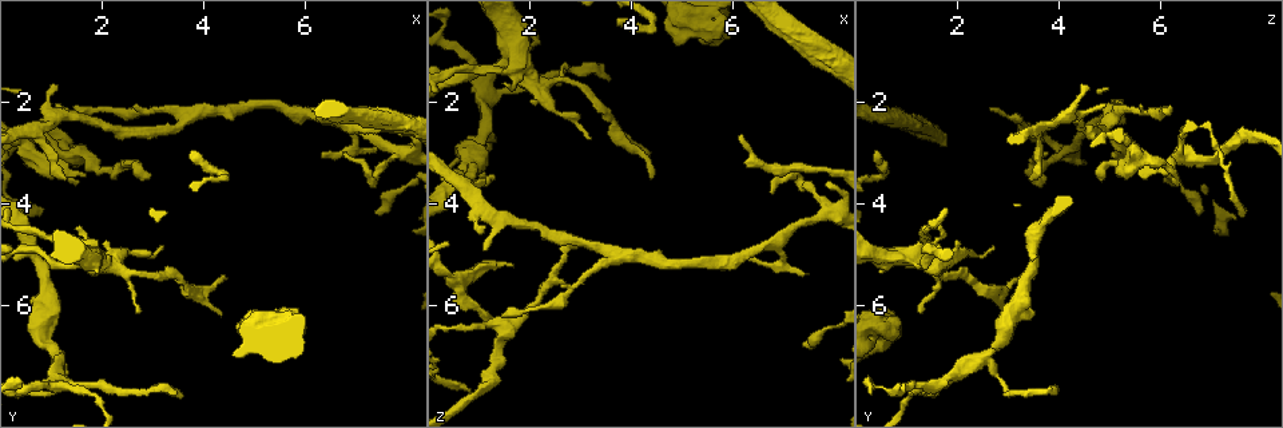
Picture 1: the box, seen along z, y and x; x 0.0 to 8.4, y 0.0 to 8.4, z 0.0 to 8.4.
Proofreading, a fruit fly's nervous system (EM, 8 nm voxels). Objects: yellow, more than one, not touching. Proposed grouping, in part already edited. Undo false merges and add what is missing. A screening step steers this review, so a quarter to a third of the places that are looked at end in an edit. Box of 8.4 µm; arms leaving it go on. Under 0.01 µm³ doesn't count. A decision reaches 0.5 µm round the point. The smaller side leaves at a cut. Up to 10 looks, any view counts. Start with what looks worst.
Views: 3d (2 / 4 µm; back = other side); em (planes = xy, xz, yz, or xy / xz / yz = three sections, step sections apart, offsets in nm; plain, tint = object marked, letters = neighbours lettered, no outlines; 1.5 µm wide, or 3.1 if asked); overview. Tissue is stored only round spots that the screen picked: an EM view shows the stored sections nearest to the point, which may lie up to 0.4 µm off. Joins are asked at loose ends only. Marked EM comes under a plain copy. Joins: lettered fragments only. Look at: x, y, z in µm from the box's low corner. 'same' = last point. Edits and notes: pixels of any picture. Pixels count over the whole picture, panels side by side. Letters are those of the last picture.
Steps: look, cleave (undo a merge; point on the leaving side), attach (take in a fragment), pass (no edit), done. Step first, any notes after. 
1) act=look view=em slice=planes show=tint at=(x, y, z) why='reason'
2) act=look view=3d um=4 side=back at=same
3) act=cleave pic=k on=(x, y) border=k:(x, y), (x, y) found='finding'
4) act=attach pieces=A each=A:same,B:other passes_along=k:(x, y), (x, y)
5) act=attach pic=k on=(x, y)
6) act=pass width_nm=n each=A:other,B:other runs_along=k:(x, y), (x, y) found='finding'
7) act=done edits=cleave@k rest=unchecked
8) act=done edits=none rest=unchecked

act=look view=3d um=2 at=(2.95, 3.45, 4.75) why='tapers out'

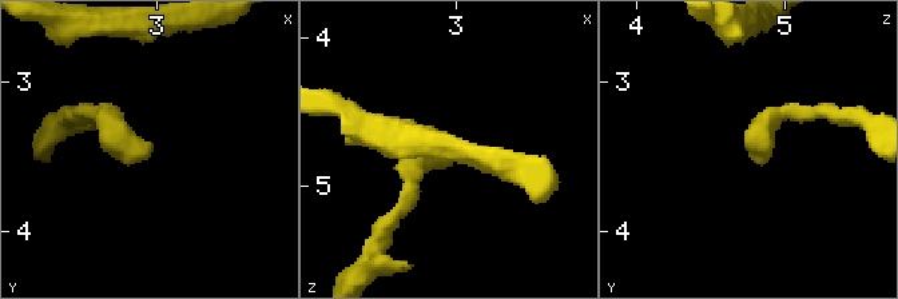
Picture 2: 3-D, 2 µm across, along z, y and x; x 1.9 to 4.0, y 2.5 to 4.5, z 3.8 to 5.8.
act=look view=em slice=yz step=8 show=letters at=(2.94, 3.44, 4.78) why='need the tissue'

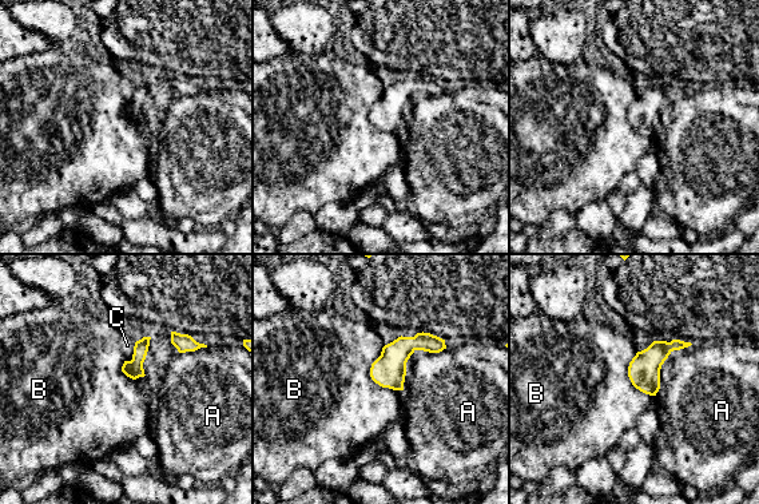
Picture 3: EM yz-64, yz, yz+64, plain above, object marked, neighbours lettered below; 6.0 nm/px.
act=pass each=A:other,B:other,C:other border=3:(384, 346), (370, 377), (401, 391) found='no lettered fragment goes on from it'

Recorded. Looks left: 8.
act=look view=3d um=2 at=(1.45, 2.05, 6.15) why='thin end'

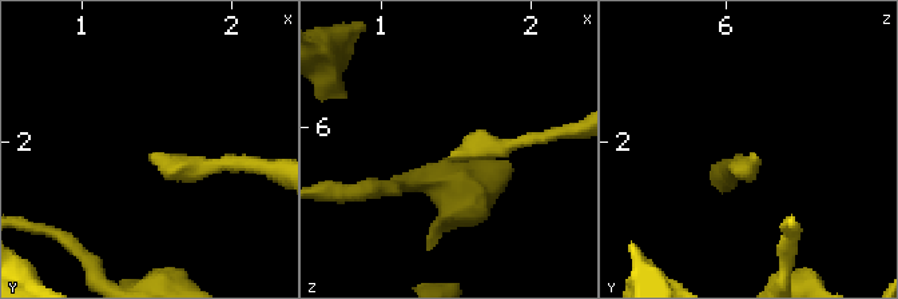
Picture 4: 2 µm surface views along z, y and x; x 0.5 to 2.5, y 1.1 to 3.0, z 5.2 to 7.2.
act=look view=em slice=xz step=4 show=tint at=(1.46, 2.10, 6.22) why='now the EM'

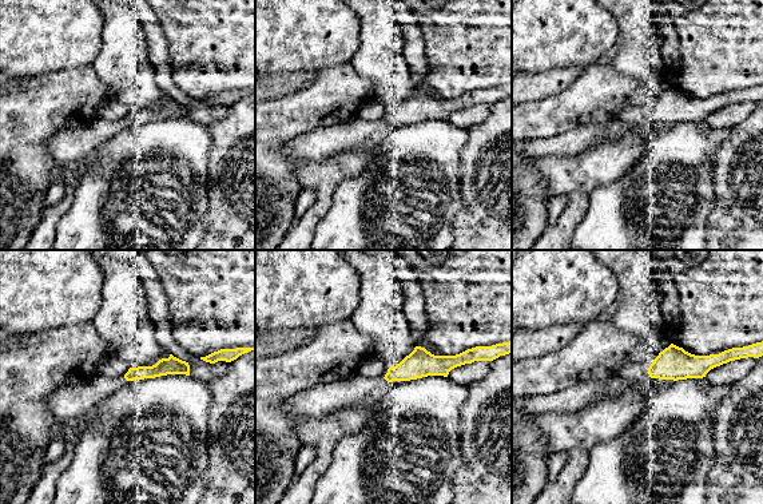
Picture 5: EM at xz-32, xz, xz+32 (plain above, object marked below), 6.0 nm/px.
act=look view=em slice=xy step=8 show=letters at=same

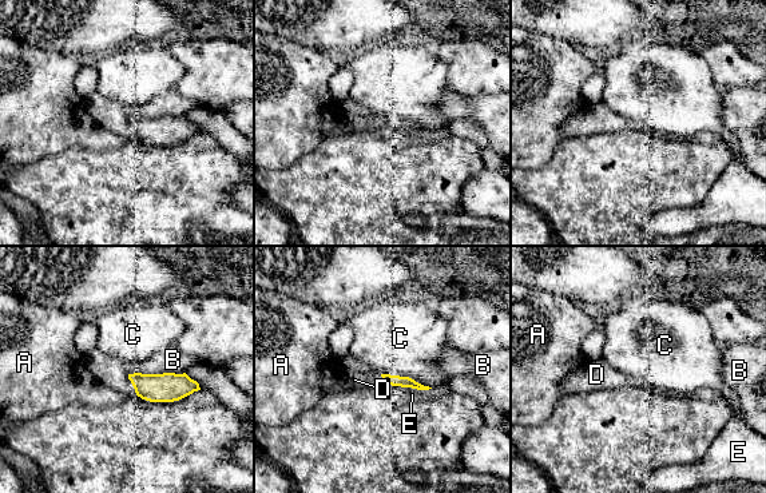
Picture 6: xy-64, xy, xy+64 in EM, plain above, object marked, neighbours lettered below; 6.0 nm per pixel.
act=attach pieces=D longest_contact=B:340nm each=A:other,B:other,C:other,D:same,E:other found='the cell continues'

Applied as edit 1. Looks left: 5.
act=look view=em slice=yz step=4 show=tint at=(6.80, 2.45, 4.75) why='two arms in line, one across'

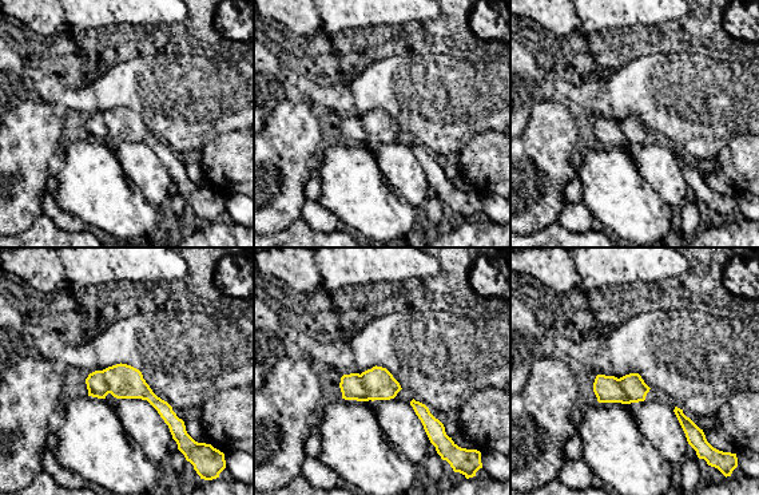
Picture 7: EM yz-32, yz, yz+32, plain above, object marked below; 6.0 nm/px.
act=look view=em slice=planes show=letters at=same

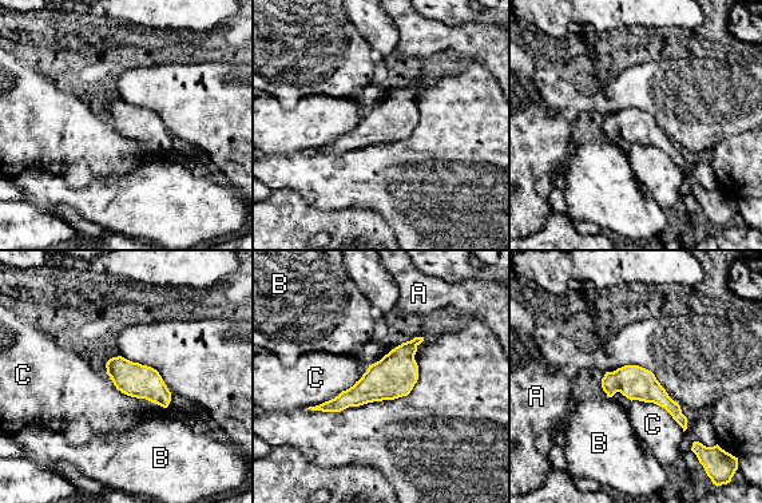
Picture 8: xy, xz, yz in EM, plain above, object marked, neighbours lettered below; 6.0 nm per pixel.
act=pass each=A:other,B:other,C:other border=8:(369, 365), (352, 385), (308, 408) found='continuous, no second cell'

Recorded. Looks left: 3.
act=look view=3d um=4 at=(5.80, 6.20, 0.60) why='branch stops here'

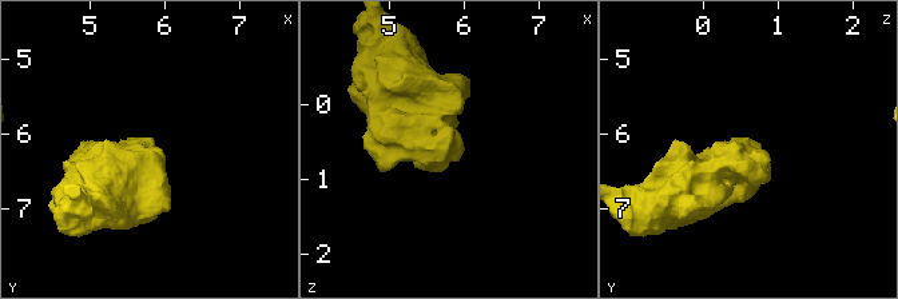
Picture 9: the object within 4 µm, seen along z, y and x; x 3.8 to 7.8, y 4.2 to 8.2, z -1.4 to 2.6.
act=look view=em slice=planes show=letters at=(5.80, 6.20, 0.65)

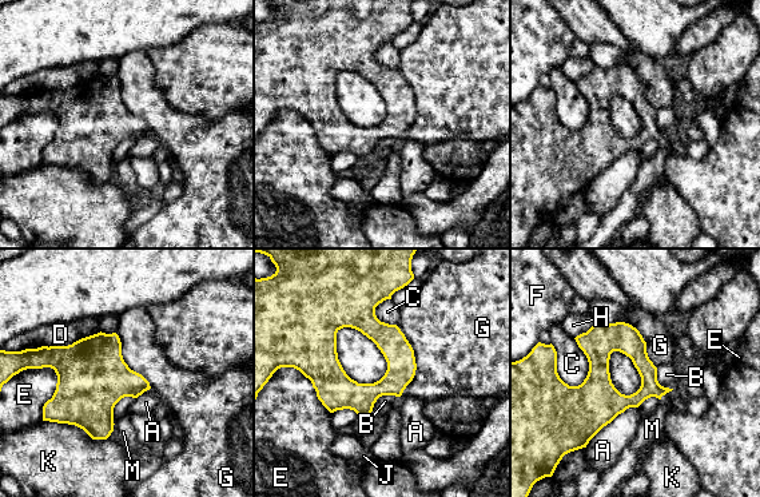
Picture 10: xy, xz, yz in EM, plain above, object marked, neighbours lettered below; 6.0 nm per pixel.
act=pass each=A:other,B:other,C:other,D:other,E:other,F:other,G:other,H:other,J:other,K:other,M:other found='none of them fits'

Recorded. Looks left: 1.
act=done edits=attach@6 rest=unchecked

